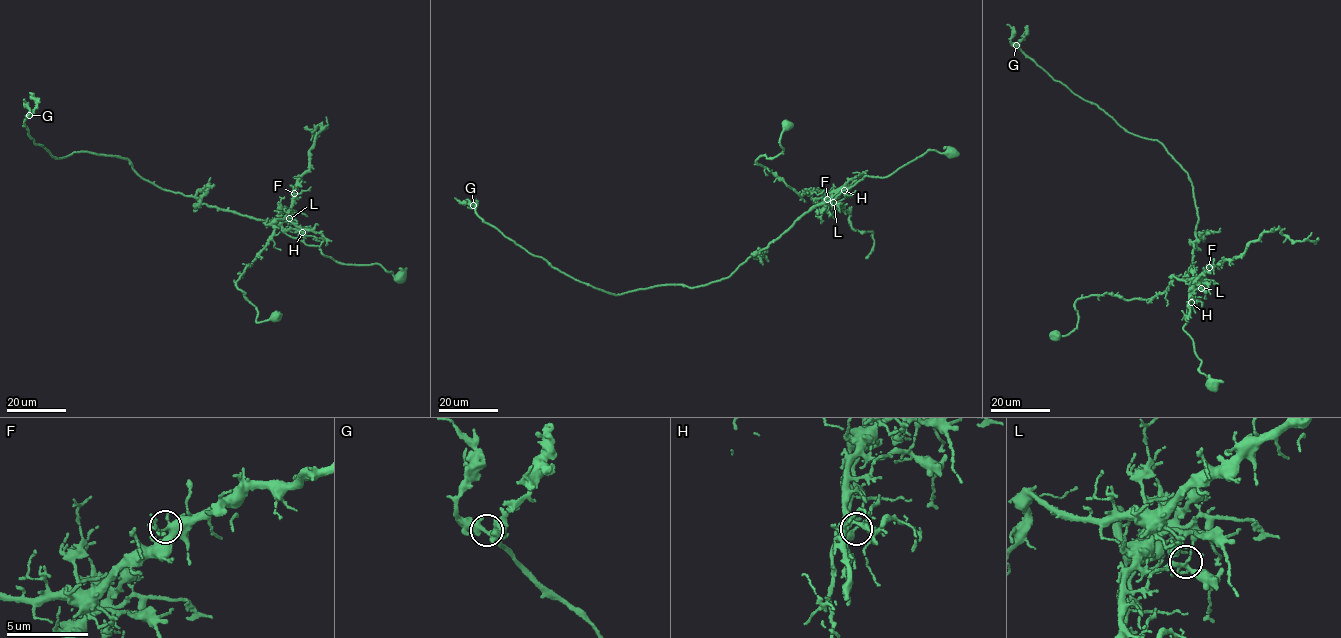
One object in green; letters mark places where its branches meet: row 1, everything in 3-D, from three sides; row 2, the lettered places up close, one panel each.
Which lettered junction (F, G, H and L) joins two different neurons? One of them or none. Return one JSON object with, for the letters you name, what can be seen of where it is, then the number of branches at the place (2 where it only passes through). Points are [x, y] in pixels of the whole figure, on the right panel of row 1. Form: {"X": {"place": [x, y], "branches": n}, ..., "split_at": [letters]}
{"L": {"place": [1201, 288], "branches": 4}, "split_at": ["L"]}

